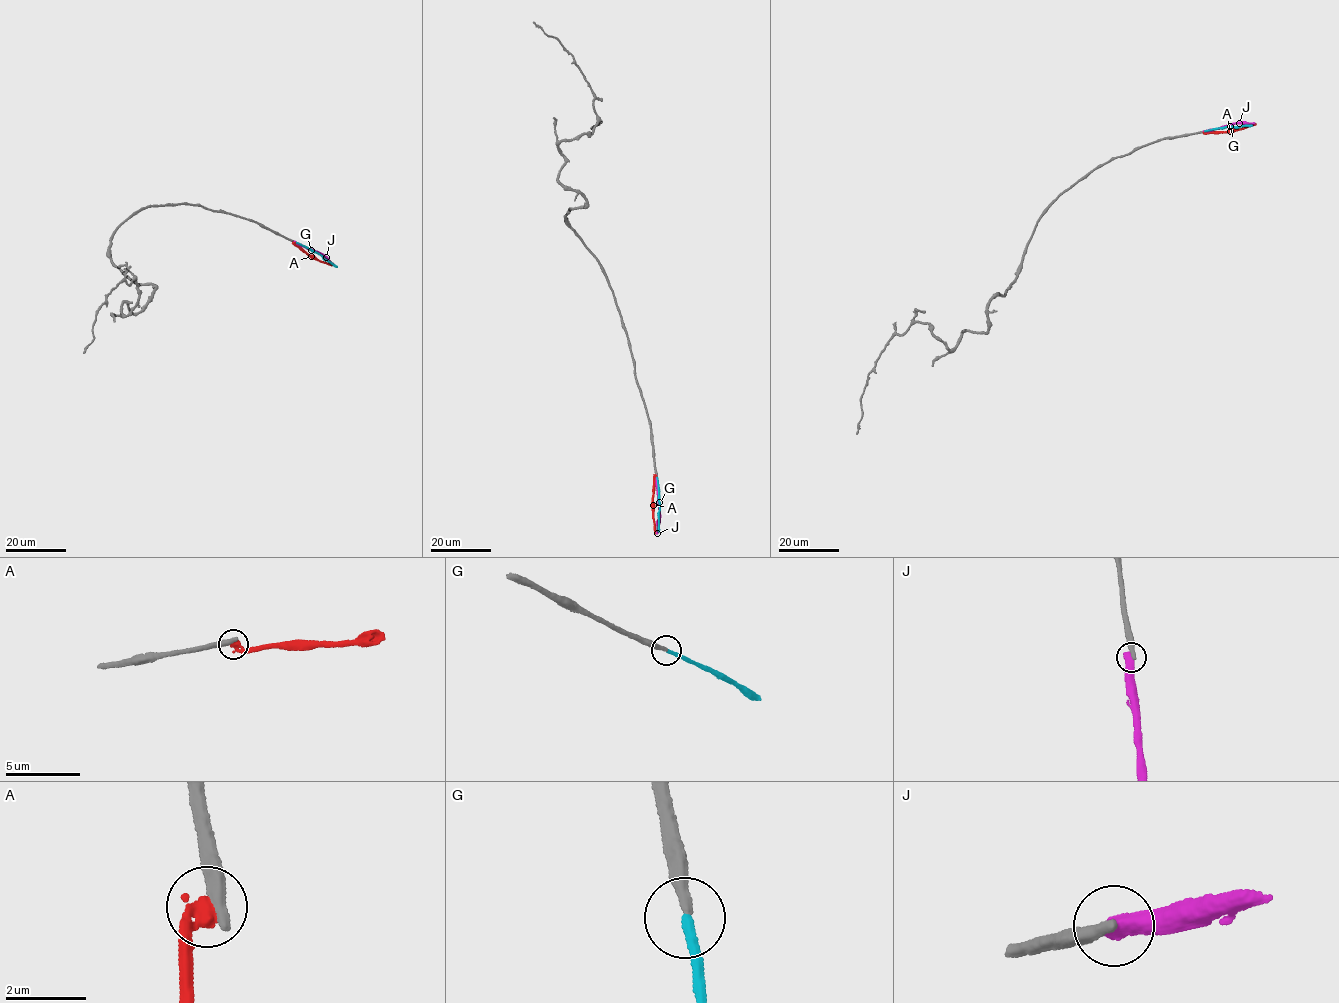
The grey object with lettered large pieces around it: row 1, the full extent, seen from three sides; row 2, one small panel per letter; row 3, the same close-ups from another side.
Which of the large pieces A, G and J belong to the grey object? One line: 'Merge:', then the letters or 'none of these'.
Merge: G

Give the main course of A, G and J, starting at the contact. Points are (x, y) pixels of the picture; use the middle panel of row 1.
A: (655, 475), (655, 534)
G: (656, 477), (659, 531)
J: (656, 476), (657, 533)

